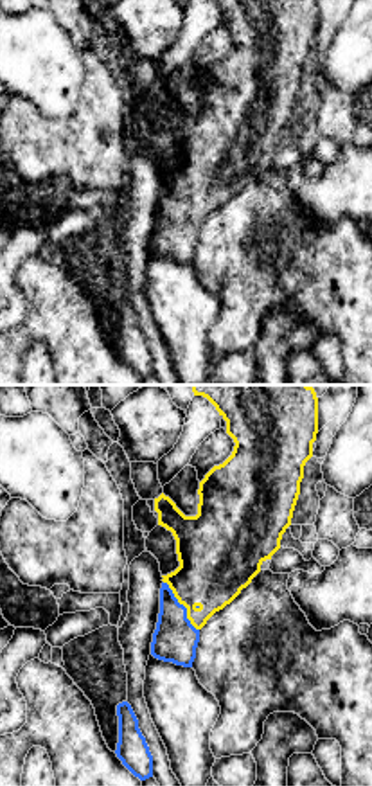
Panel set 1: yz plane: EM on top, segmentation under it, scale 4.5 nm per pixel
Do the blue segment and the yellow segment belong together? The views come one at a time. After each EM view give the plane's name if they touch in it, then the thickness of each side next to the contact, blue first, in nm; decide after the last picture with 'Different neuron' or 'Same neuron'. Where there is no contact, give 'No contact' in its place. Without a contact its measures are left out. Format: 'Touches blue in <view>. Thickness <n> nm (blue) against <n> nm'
Touches blue in yz. Thickness 200 nm (blue) against 340 nm

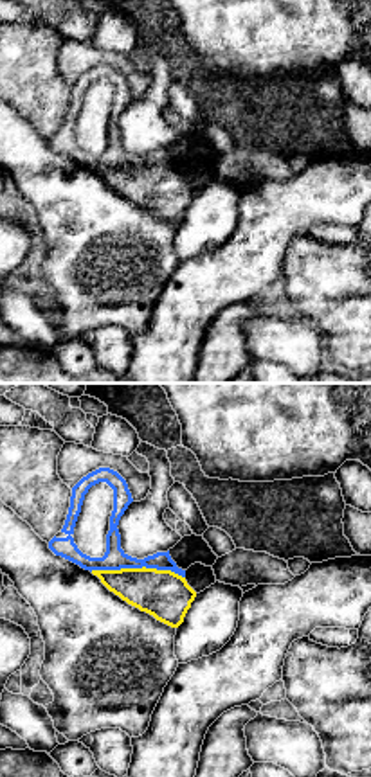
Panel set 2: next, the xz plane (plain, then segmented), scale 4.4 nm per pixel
Touches blue in xz. Thickness 100 nm (blue) against 220 nm

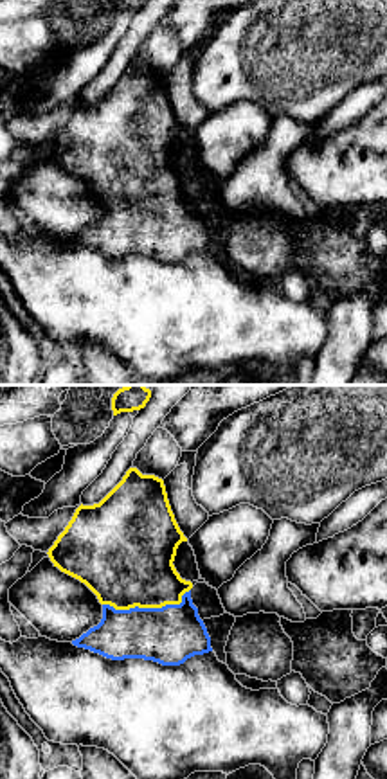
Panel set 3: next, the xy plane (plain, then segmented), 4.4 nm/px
Touches blue in xy. Thickness 260 nm (blue) against 420 nm

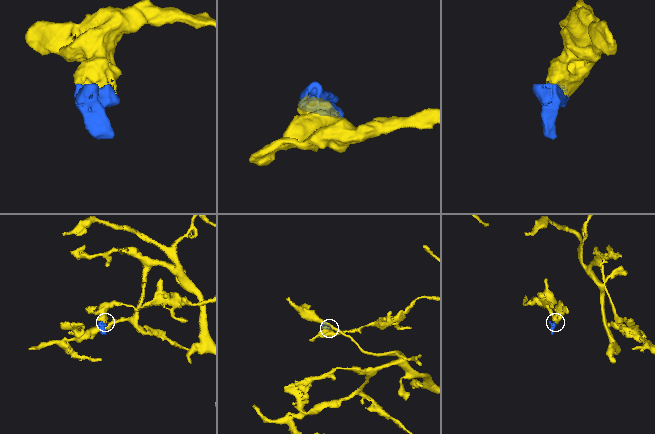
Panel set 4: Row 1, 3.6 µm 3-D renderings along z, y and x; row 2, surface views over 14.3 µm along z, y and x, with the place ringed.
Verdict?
Same neuron

